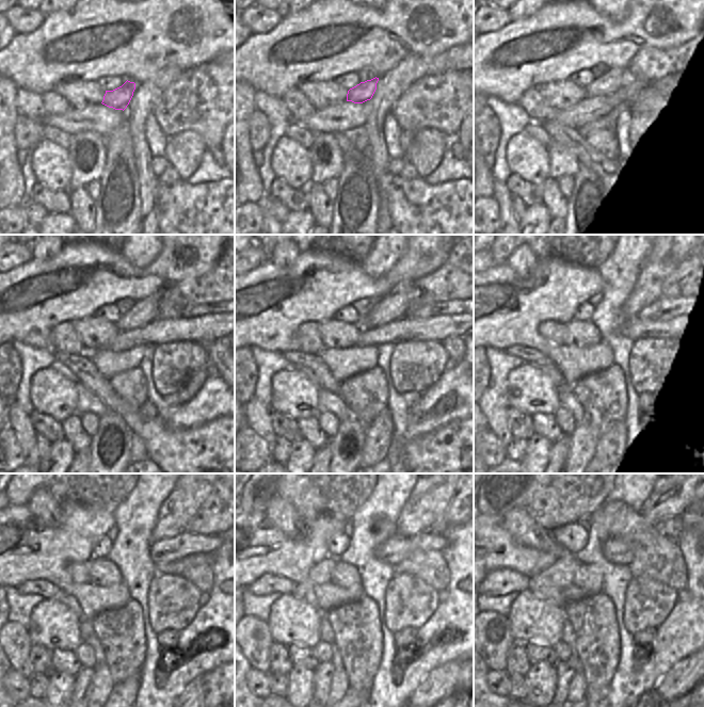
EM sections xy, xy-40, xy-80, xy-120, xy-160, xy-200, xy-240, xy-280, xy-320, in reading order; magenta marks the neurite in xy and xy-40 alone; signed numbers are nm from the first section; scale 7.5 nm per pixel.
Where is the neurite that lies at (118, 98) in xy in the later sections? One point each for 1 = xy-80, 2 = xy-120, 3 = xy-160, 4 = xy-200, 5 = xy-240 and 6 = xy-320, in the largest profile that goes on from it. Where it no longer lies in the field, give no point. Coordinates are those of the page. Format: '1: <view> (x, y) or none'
1: xy-80 (611, 81)
2: xy-120 (144, 311)
3: xy-160 (395, 305)
4: xy-200 (649, 286)
5: xy-240 (188, 495)
6: xy-320 (672, 495)

